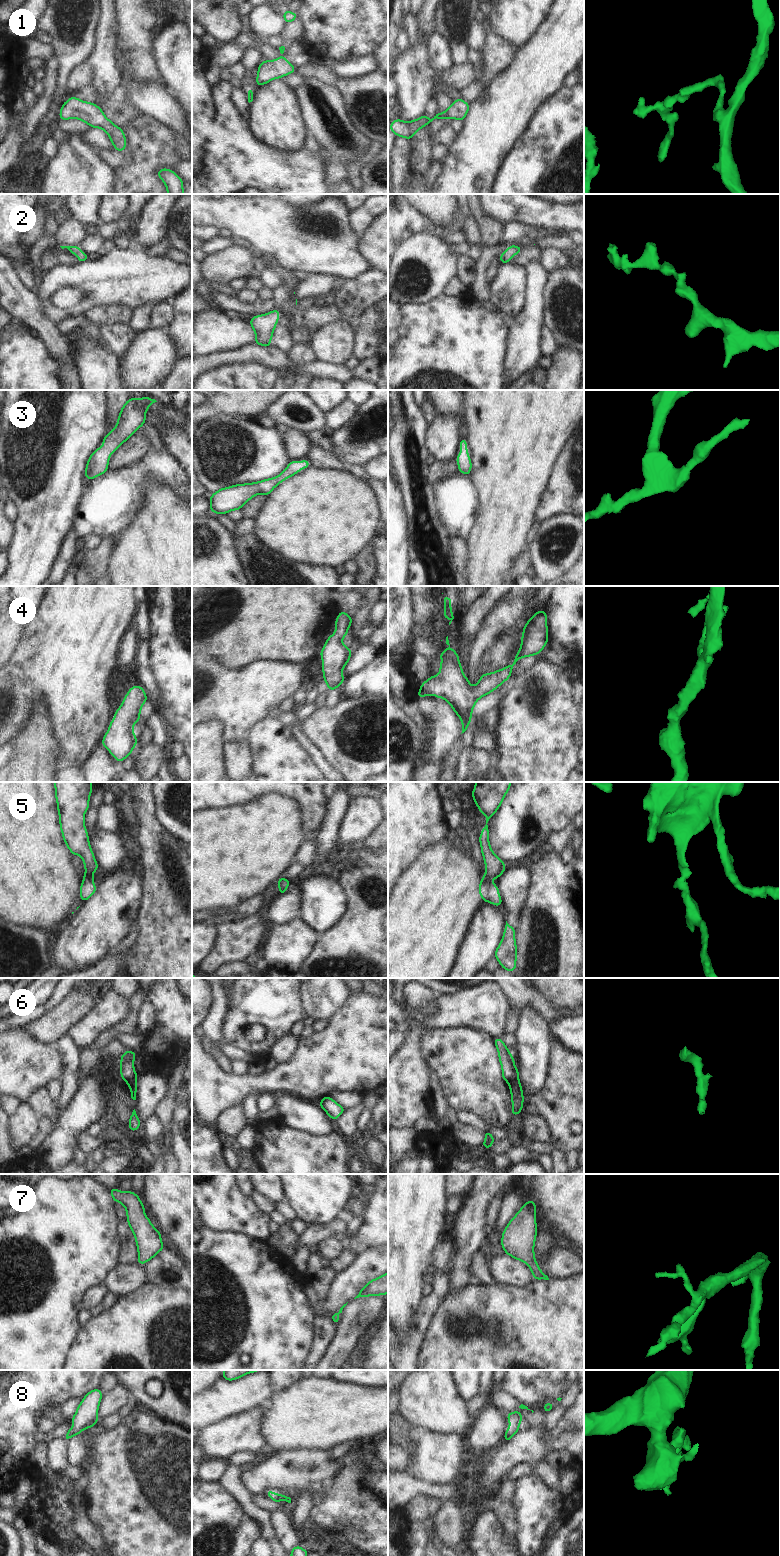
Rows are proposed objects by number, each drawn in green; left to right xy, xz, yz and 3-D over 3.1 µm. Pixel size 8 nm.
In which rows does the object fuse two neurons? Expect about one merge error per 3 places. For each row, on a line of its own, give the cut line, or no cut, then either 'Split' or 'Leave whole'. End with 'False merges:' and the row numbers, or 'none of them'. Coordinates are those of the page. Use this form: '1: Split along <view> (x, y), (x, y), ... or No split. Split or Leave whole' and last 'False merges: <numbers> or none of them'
1: No split. Leave whole
2: No split. Leave whole
3: No split. Leave whole
4: No split. Leave whole
5: No split. Leave whole
6: Split along xy (136, 1074), (126, 1082). Split
7: No split. Leave whole
8: No split. Leave whole
False merges: 6

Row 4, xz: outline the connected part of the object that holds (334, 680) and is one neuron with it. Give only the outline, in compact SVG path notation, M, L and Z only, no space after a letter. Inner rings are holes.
M340 611L334 626L336 631L327 638L323 649L319 652L322 657L323 678L329 690L335 690L344 682L342 670L350 660L352 650L342 644L352 624L352 617Z

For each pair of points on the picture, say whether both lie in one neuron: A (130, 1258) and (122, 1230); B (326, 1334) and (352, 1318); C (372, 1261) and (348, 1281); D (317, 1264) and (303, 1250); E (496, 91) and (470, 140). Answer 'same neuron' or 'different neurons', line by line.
A: same neuron
B: different neurons
C: same neuron
D: different neurons
E: same neuron

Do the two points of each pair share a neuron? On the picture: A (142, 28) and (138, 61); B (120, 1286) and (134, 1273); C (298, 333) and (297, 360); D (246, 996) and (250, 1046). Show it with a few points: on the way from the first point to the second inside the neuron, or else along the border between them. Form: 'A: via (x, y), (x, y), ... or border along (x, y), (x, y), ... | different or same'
A: via (138, 36), (138, 53) | same
B: via (123, 1283), (131, 1276) | same
C: border along (293, 341), (308, 345) | different
D: via (244, 1008), (238, 1018), (238, 1034) | same

